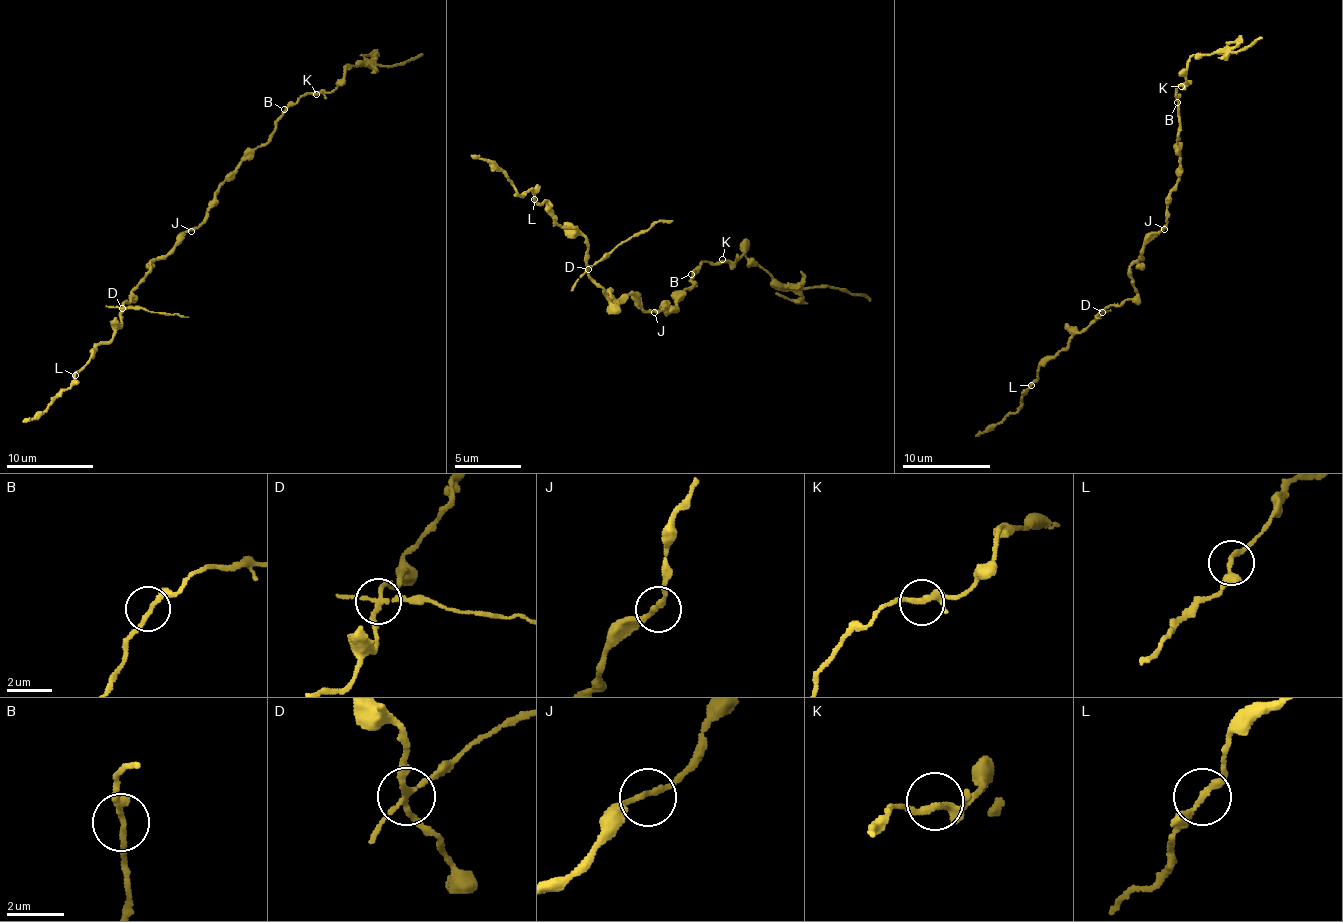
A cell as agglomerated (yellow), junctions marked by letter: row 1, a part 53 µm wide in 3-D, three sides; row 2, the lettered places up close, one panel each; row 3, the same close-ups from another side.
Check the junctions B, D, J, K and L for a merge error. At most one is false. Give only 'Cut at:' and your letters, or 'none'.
Cut at: D

